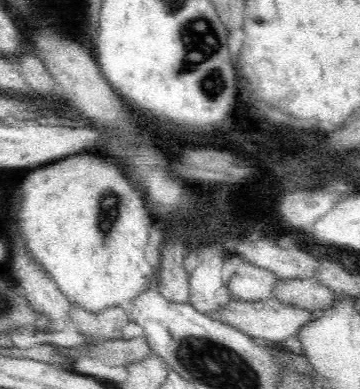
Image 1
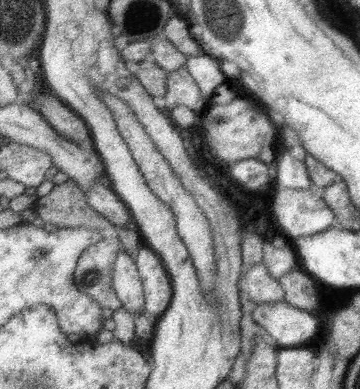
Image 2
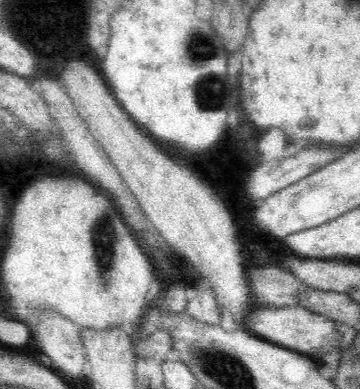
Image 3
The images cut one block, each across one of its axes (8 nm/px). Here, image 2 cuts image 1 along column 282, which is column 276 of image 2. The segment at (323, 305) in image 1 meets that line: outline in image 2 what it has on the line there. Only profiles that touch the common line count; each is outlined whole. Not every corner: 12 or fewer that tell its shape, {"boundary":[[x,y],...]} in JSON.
{"boundary":[[263,262],[239,276],[253,304],[285,300],[283,286]]}

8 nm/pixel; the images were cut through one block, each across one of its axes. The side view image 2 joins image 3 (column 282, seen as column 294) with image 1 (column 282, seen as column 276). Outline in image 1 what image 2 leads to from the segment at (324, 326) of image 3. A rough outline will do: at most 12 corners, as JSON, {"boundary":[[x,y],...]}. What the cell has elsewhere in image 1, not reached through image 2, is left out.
{"boundary":[[278,298],[230,300],[214,316],[266,346],[312,318]]}

